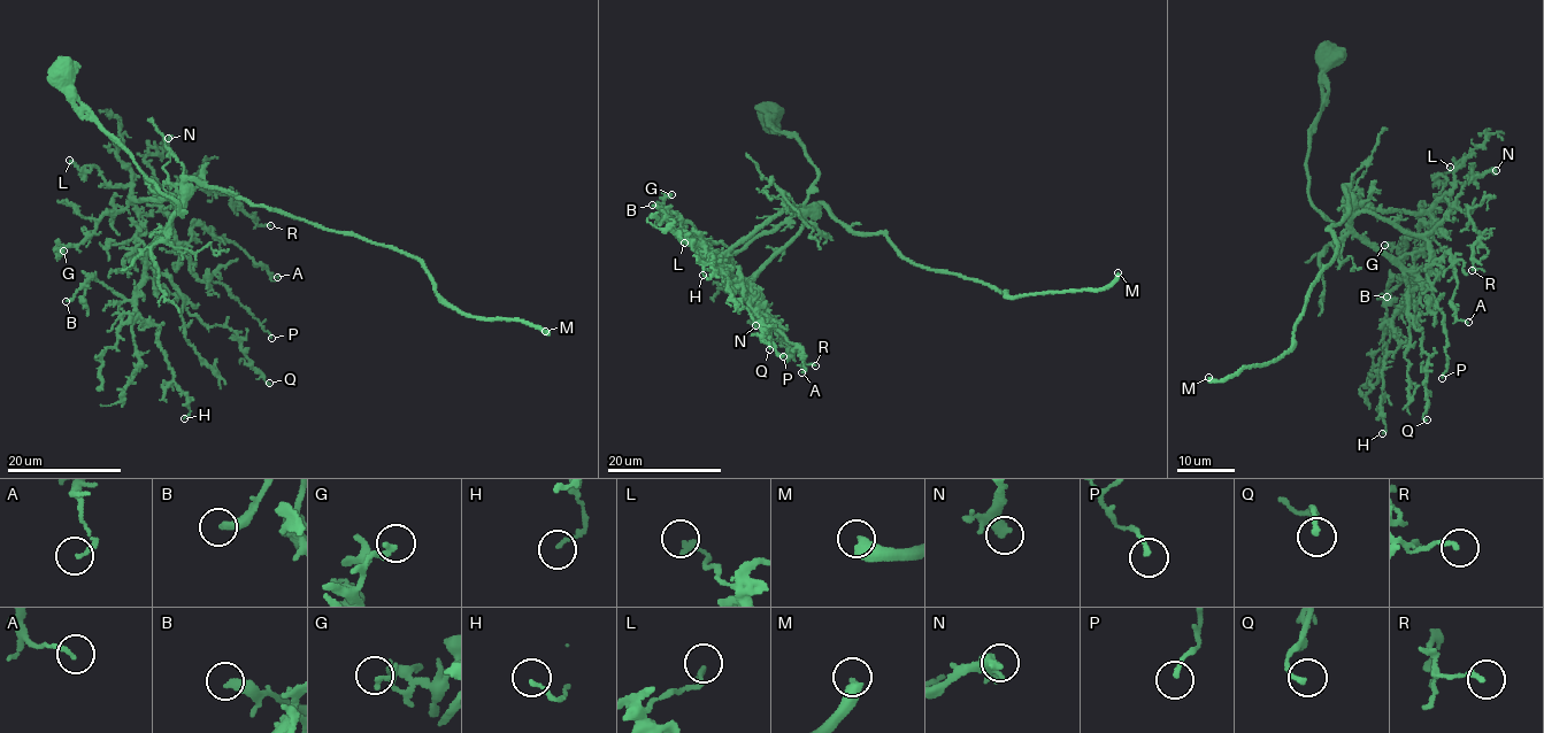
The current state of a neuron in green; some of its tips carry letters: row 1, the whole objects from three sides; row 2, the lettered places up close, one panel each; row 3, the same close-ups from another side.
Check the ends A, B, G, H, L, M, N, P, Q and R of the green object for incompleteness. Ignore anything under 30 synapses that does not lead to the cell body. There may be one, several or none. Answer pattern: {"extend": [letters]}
{"extend": ["M"]}

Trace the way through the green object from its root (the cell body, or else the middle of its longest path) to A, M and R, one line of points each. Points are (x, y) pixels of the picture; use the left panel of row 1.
A: (63, 71), (182, 216), (186, 199), (170, 220), (176, 239), (187, 242), (201, 225), (277, 277)
M: (63, 71), (182, 216), (183, 184), (198, 179), (397, 247), (450, 306), (545, 331)
R: (63, 71), (182, 216), (186, 199), (164, 213), (154, 186), (196, 177), (270, 225)

